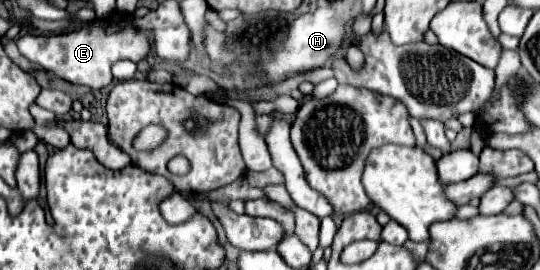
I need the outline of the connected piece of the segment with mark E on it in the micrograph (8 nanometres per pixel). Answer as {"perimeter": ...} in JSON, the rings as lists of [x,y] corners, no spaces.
{"perimeter":[[[88,26],[80,28],[70,34],[60,34],[60,36],[22,36],[16,38],[16,46],[22,56],[28,60],[42,64],[48,72],[56,74],[58,78],[76,84],[76,86],[88,86],[92,90],[100,90],[112,82],[112,64],[118,60],[132,60],[140,62],[148,50],[148,38],[142,36],[136,28],[128,26],[118,34],[106,34],[104,28],[100,26]]]}

